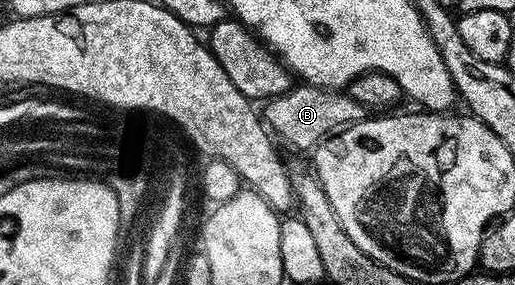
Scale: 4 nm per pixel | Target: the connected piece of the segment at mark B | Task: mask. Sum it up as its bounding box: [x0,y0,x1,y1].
[261,84,369,152]

